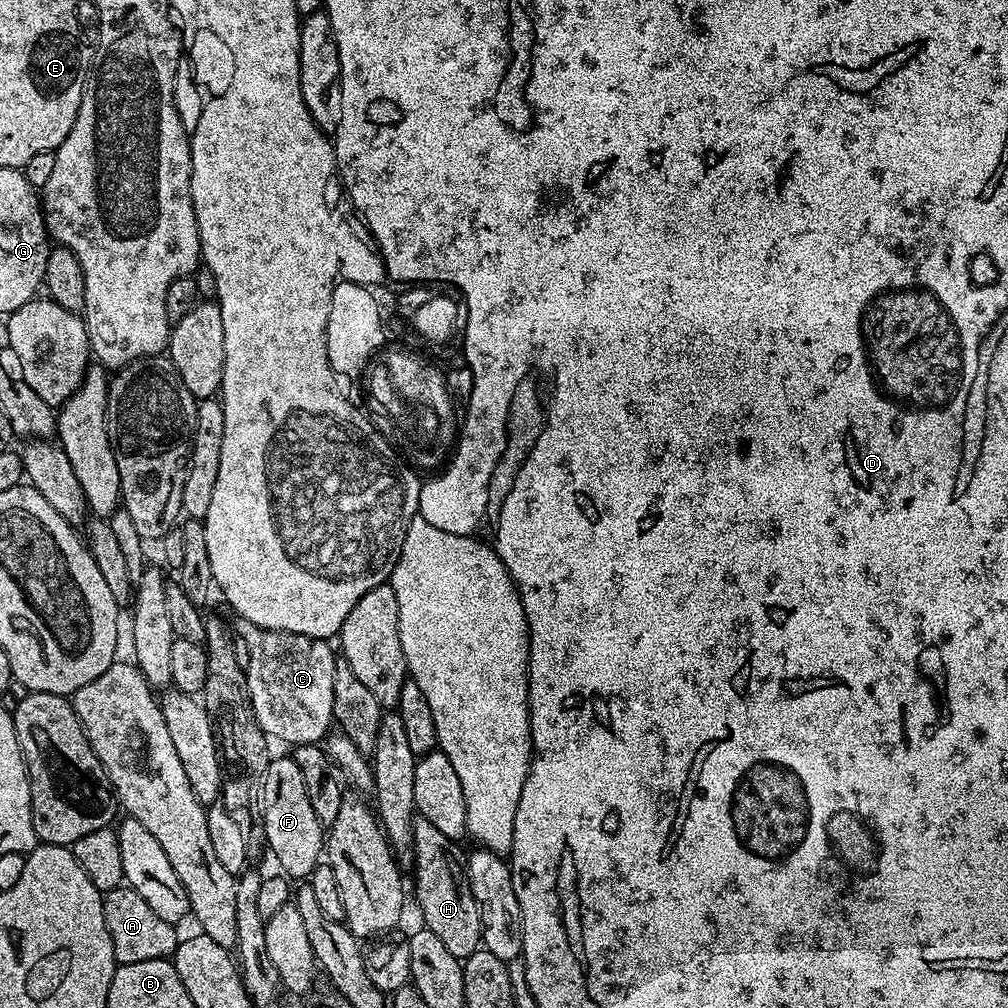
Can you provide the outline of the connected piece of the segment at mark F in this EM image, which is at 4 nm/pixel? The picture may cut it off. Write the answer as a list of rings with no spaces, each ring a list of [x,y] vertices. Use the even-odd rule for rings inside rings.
[[[284,754],[277,760],[276,757],[269,759],[262,779],[264,779],[262,809],[265,822],[264,840],[280,863],[279,871],[289,878],[311,877],[312,871],[321,863],[322,853],[326,848],[326,828],[318,822],[314,809],[310,807],[310,794],[306,790],[306,782],[302,779],[302,770],[298,770],[298,762],[294,762],[291,755]]]

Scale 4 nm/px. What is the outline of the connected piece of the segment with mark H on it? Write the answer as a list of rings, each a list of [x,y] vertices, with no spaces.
[[[417,815],[412,824],[412,854],[416,868],[416,900],[420,903],[423,927],[433,932],[446,945],[454,958],[463,961],[482,944],[480,907],[468,885],[466,852],[455,840],[446,838],[426,818]]]

